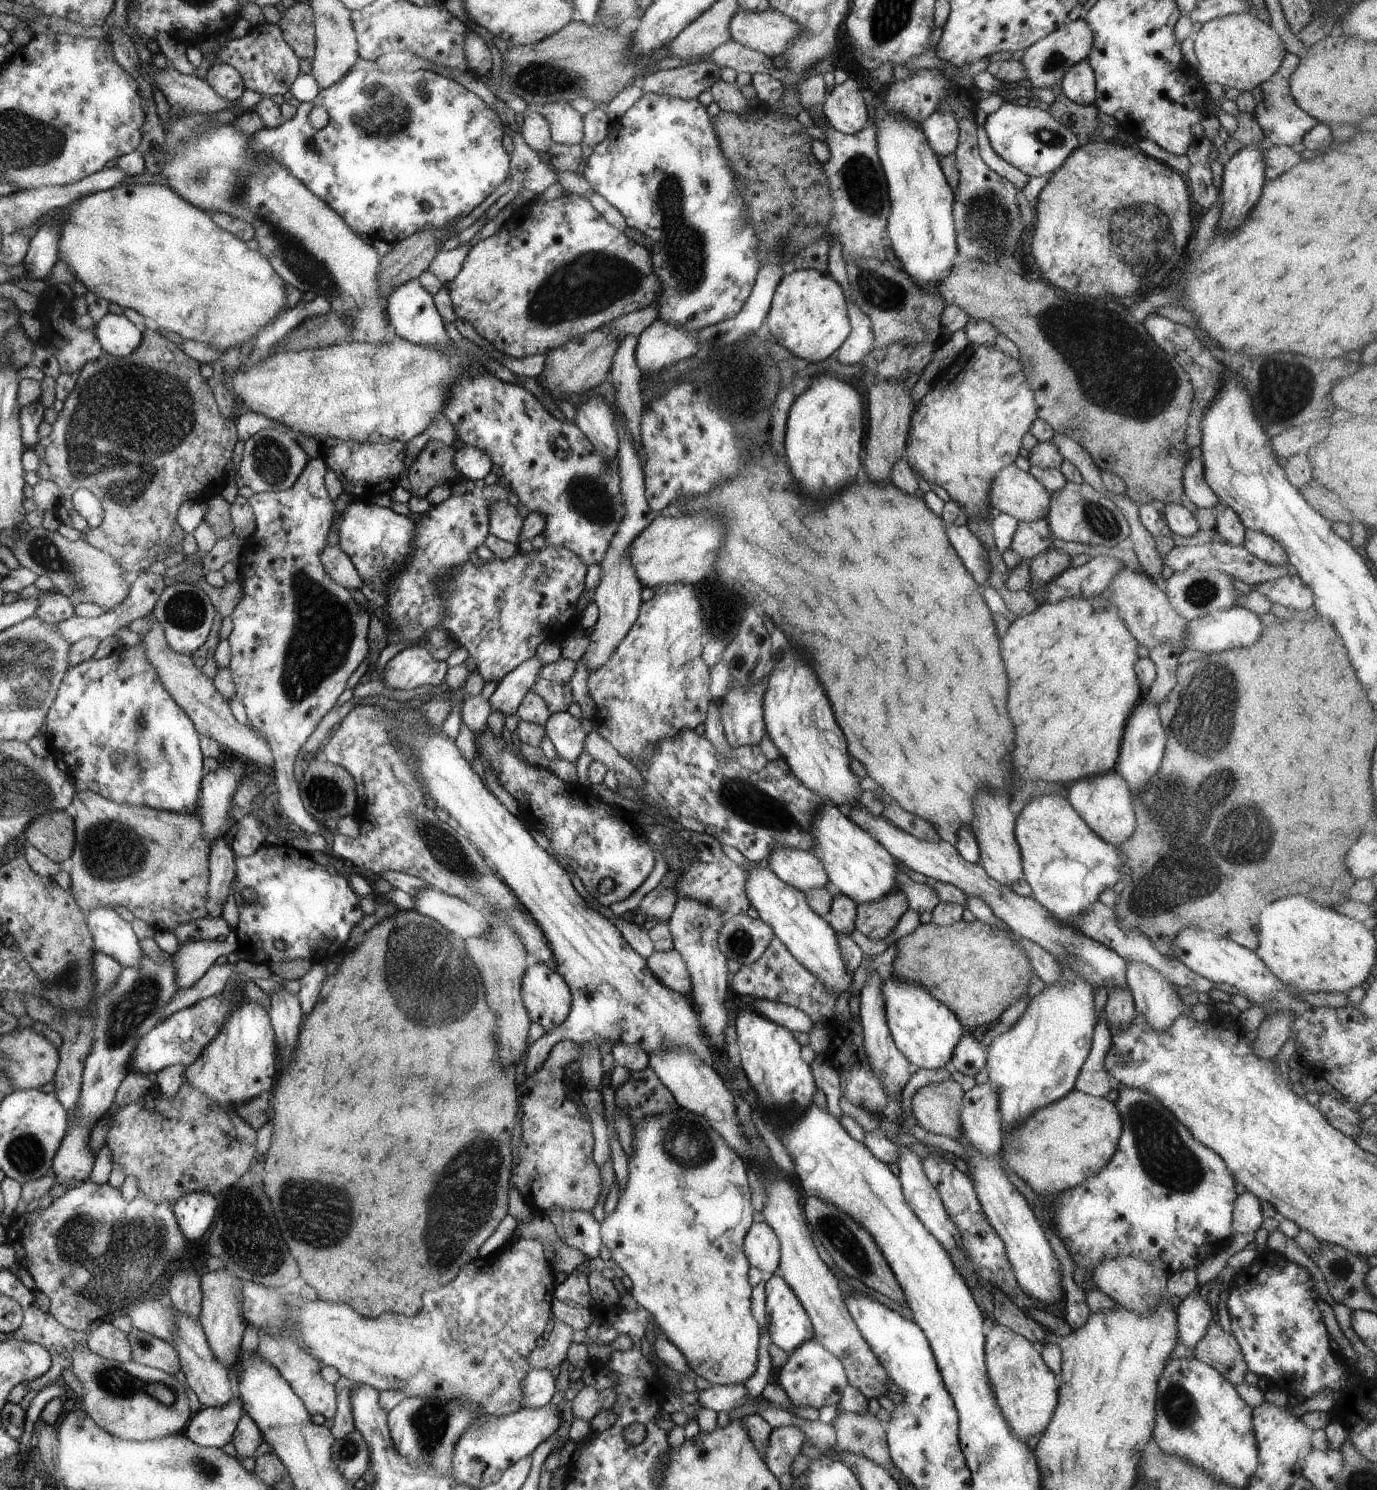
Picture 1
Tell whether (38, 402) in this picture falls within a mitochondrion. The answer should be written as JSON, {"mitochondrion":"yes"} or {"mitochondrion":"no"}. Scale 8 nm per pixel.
{"mitochondrion":"no"}

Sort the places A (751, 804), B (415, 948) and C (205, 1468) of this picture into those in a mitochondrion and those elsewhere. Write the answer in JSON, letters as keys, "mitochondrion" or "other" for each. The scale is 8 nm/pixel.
{"A":"mitochondrion","B":"mitochondrion","C":"mitochondrion"}

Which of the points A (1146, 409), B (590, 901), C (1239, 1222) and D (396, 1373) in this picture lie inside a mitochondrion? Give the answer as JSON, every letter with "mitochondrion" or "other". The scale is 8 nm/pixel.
{"A":"mitochondrion","B":"other","C":"other","D":"other"}

